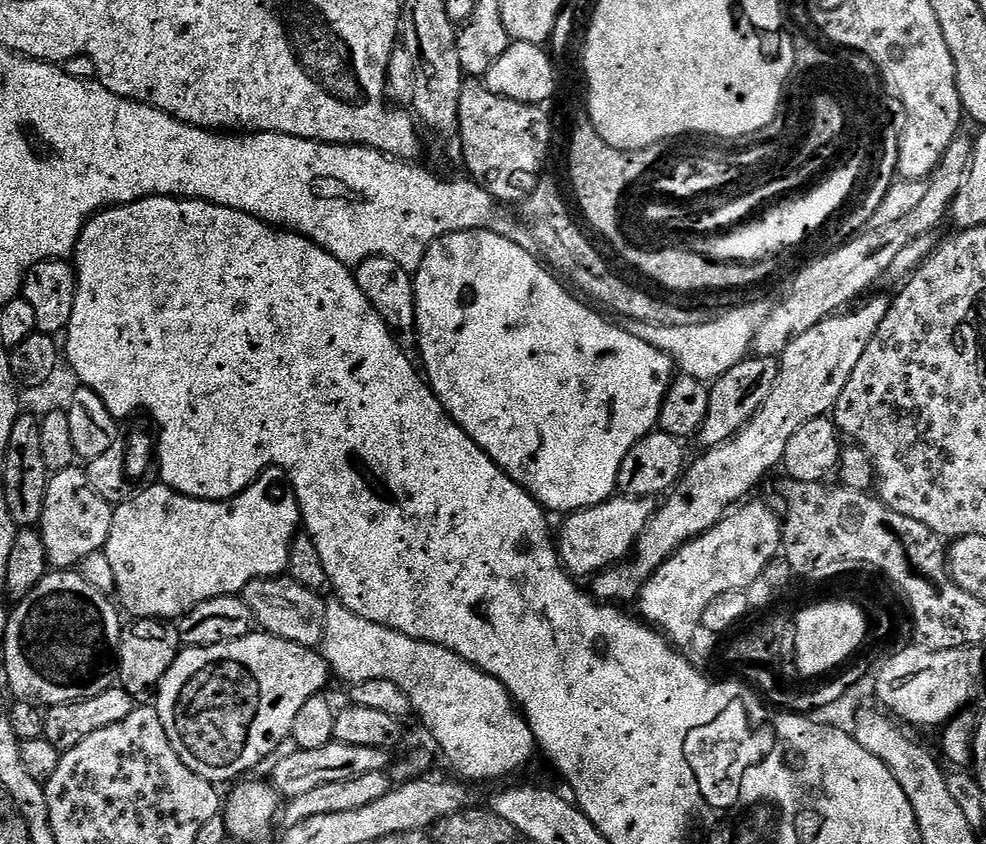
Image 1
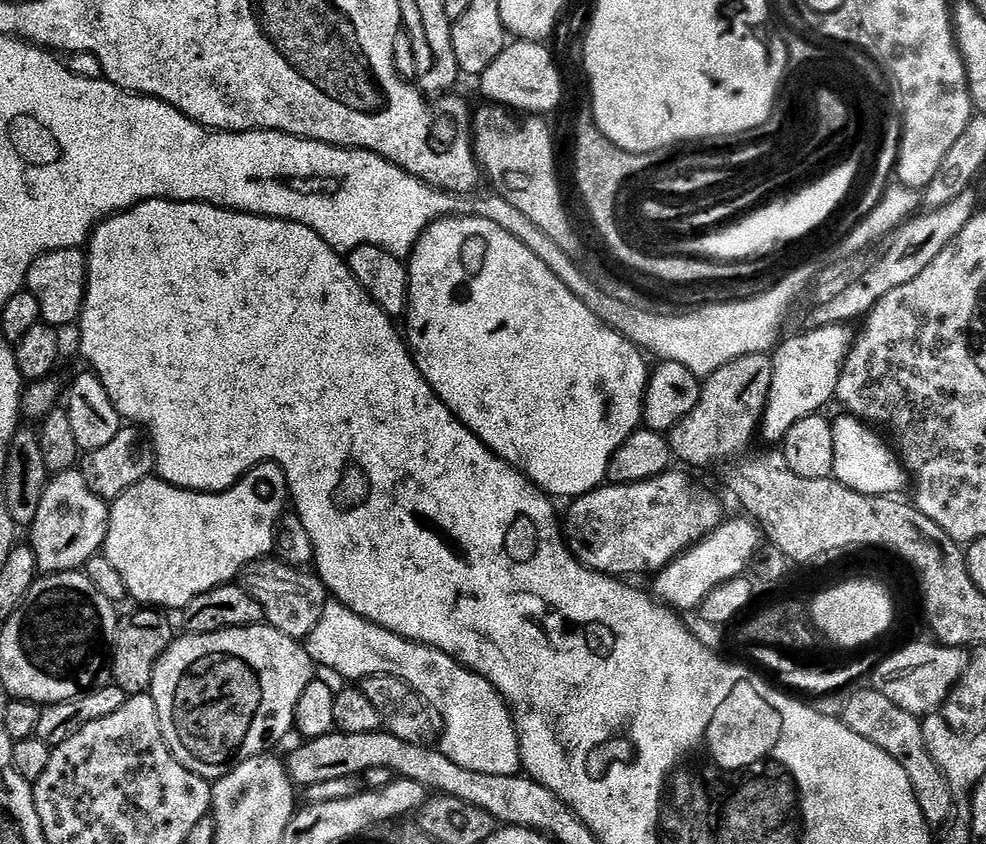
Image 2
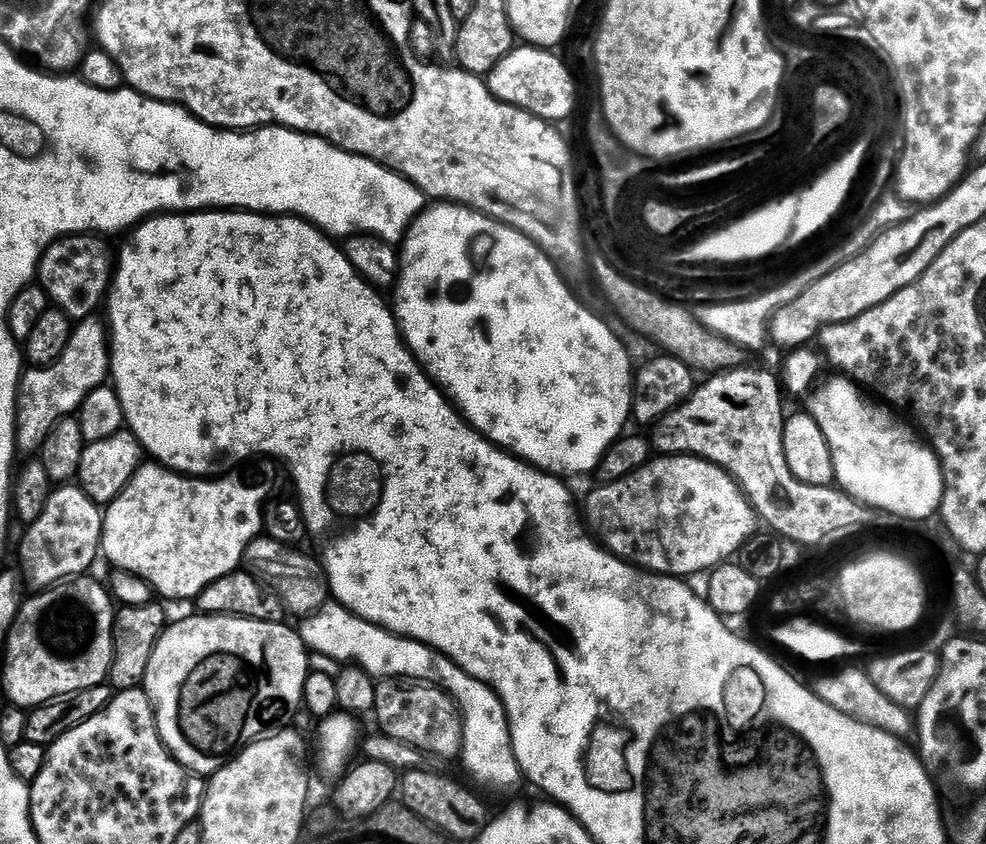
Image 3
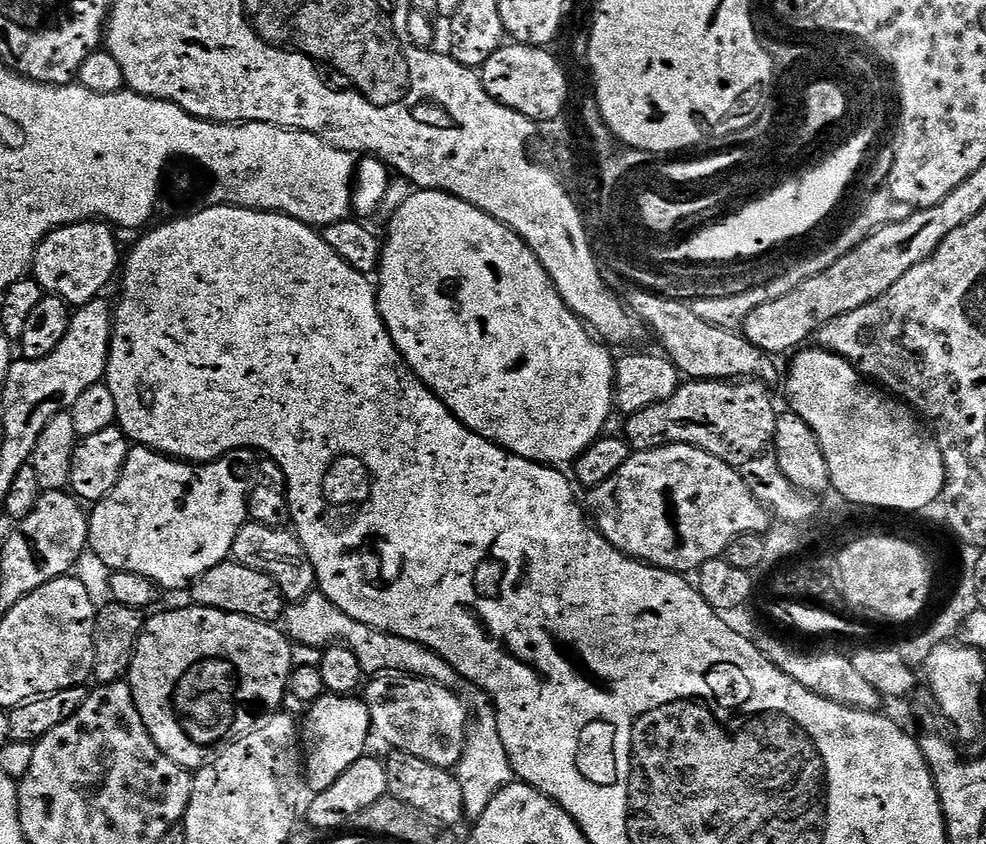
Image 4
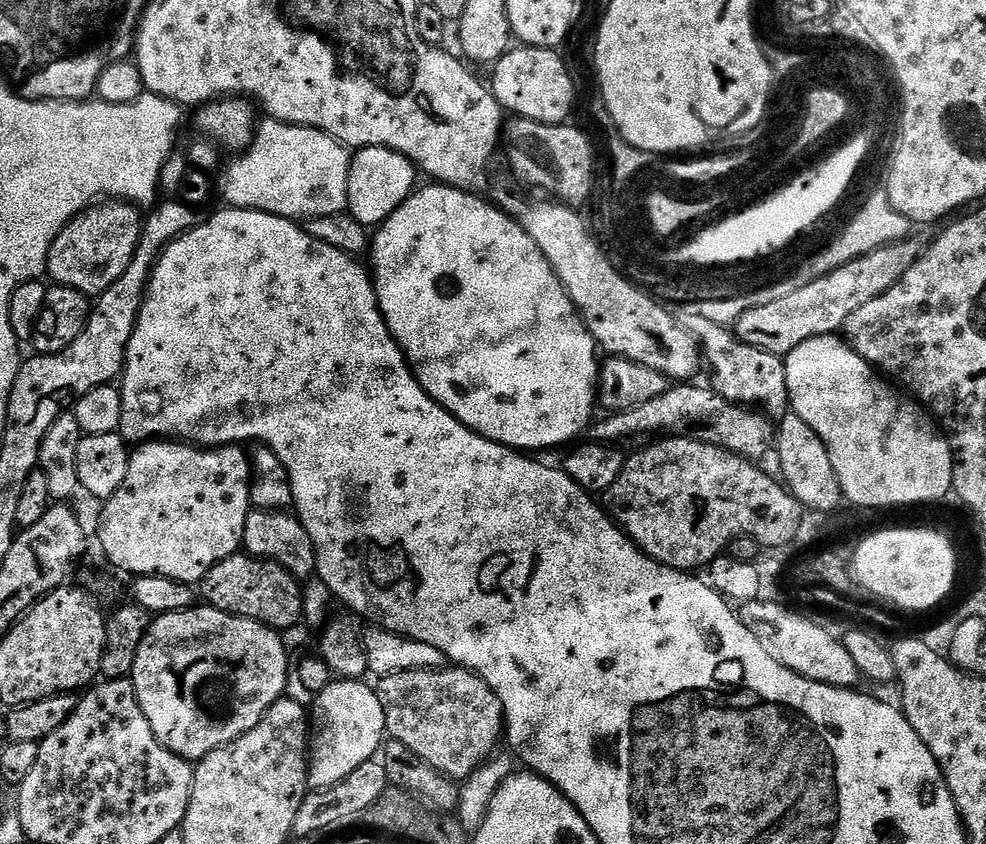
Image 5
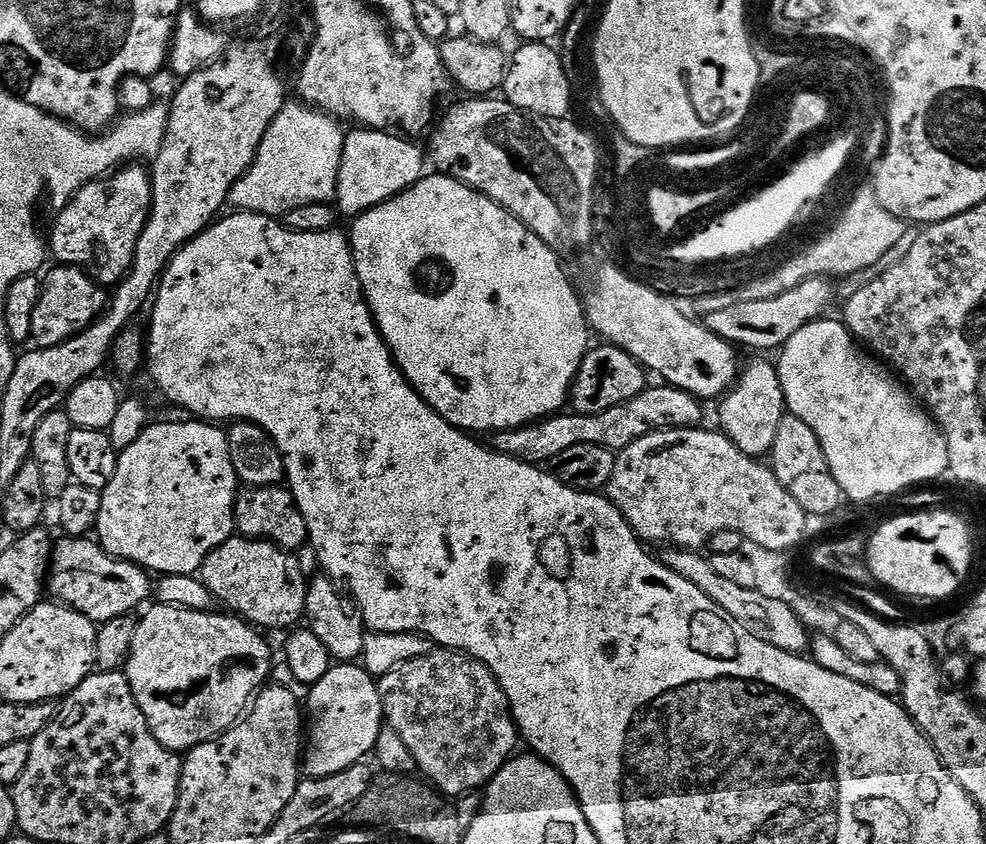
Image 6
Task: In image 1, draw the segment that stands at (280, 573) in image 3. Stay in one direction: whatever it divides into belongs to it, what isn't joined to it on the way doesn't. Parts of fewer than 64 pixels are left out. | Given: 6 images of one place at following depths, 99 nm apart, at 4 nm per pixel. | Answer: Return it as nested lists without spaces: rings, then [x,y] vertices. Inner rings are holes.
[[[291,578],[252,580],[244,587],[244,601],[254,610],[259,627],[283,640],[316,648],[324,639],[328,604],[319,591],[312,591]]]

